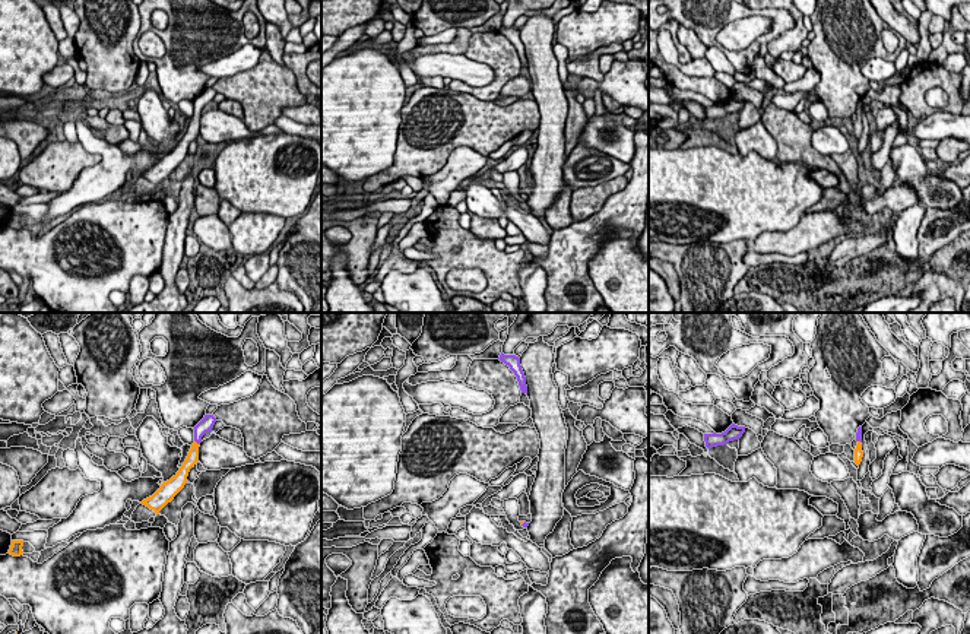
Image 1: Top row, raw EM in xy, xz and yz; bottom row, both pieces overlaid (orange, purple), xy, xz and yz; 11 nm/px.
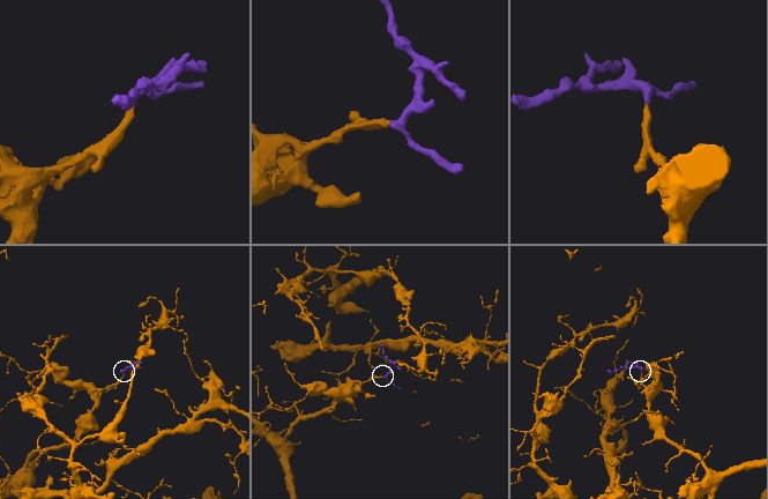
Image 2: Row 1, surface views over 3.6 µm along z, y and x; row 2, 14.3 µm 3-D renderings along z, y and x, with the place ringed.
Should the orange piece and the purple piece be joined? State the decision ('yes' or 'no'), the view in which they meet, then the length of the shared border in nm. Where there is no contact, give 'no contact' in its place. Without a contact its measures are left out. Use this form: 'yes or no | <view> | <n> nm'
yes | xy | 80 nm

